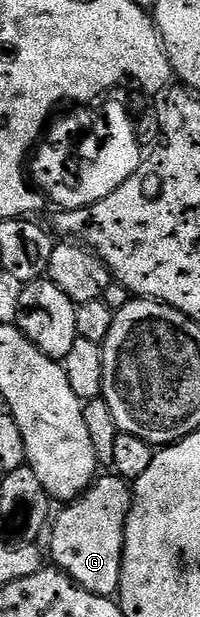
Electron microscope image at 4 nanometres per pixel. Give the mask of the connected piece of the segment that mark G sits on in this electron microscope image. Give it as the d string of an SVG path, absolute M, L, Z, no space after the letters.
M115 473L107 474L101 474L83 495L79 495L65 506L68 508L56 521L54 519L50 527L50 535L52 531L50 559L79 587L85 587L95 595L112 597L120 589L124 534L128 514L132 508L132 487L129 480L121 479Z

